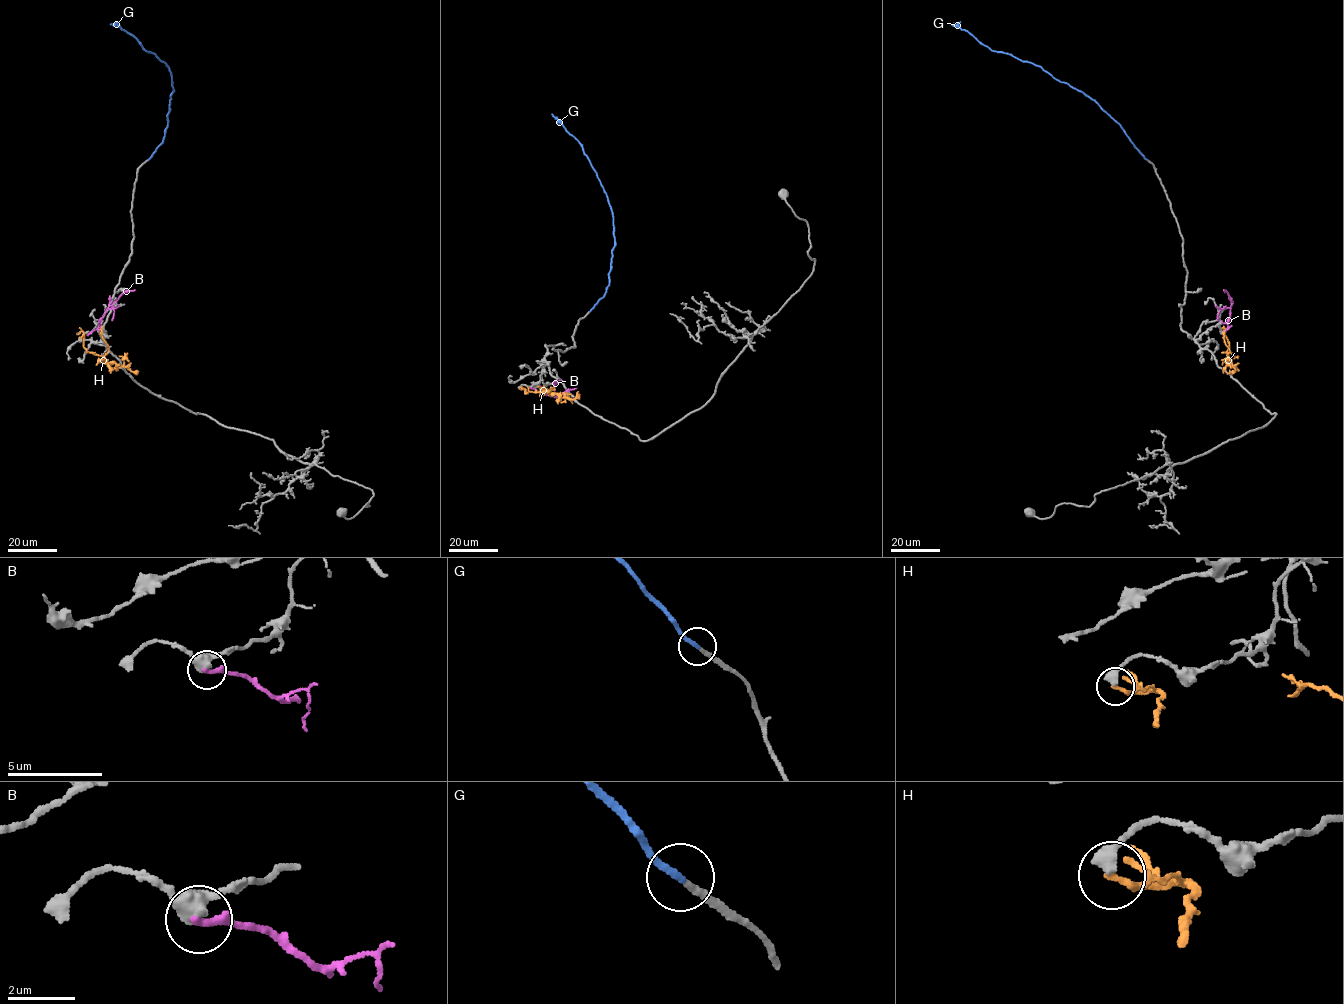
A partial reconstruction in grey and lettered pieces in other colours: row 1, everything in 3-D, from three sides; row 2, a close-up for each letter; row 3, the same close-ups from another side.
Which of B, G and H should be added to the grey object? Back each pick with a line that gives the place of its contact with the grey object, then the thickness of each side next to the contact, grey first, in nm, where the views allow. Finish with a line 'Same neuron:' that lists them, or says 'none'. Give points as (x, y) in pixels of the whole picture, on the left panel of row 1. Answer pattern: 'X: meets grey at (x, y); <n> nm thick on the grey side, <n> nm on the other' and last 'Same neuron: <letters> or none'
G: meets grey at (148, 159); 200 nm thick on the grey side, 200 nm on the other
Same neuron: G

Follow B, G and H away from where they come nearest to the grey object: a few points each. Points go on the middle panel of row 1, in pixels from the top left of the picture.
B: (529, 388), (556, 397), (576, 388)
G: (590, 311), (604, 296), (609, 283), (615, 246), (612, 212), (582, 145), (551, 114)
H: (520, 388), (525, 389), (524, 393), (542, 391), (572, 400), (578, 392)

